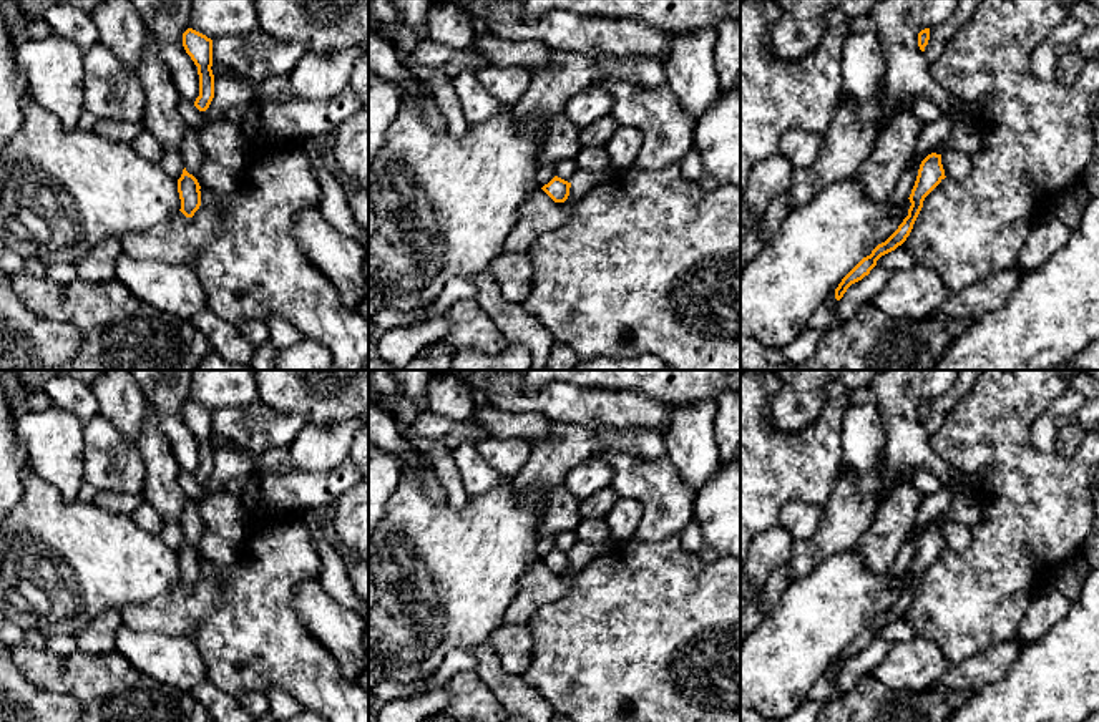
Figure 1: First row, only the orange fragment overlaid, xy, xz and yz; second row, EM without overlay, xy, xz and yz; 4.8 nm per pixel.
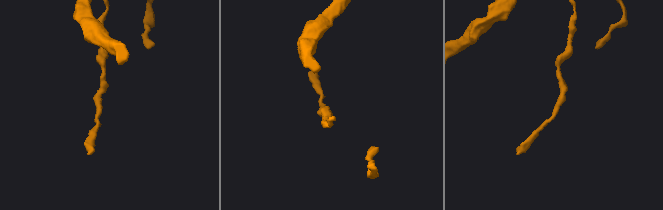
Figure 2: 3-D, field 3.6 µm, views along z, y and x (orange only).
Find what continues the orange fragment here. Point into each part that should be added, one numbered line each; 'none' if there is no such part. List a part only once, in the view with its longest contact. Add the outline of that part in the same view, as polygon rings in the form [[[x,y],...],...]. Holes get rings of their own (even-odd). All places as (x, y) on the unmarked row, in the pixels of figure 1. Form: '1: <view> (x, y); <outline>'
none

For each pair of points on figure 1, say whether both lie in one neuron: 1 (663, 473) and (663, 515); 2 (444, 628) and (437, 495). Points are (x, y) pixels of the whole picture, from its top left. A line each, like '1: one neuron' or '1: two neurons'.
1: one neuron
2: two neurons

